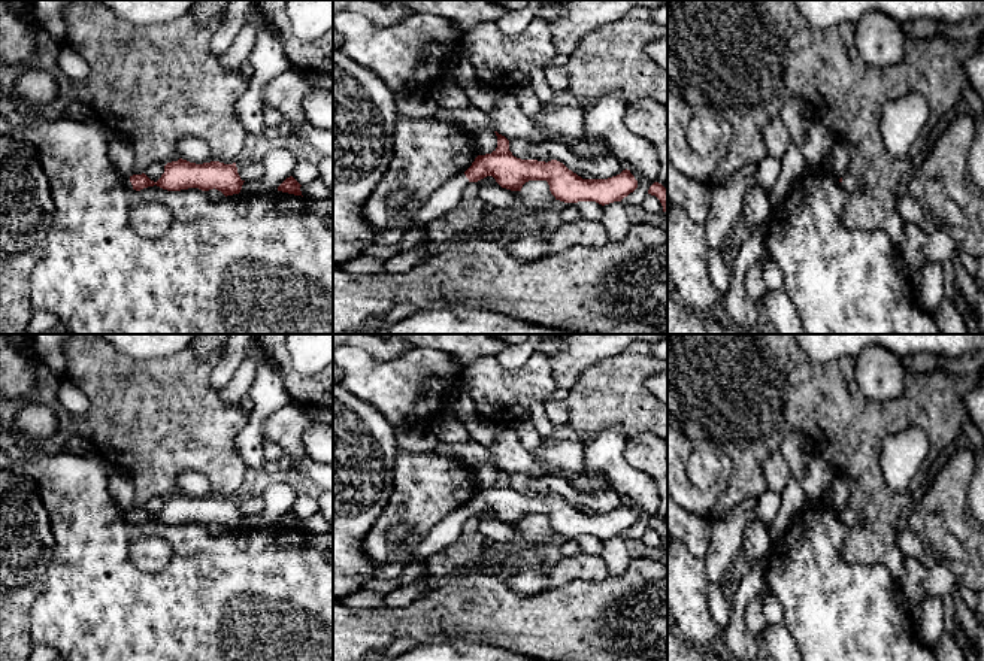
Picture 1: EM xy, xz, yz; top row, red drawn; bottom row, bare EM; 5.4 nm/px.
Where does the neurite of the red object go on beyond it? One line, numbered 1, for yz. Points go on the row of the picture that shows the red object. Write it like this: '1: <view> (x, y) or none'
1: yz (848, 182)

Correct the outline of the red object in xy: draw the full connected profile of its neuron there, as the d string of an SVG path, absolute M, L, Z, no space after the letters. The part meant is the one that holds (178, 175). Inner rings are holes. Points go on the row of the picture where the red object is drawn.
M179 158L178 161L164 166L164 173L157 182L151 181L145 173L133 175L130 178L121 176L121 182L127 188L136 191L154 185L167 191L181 191L188 188L209 191L215 188L227 197L239 194L245 181L240 179L236 163L224 164L219 161L211 161L196 164Z

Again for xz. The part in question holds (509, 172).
M494 131L497 148L491 154L478 155L464 172L442 184L409 219L405 230L381 230L375 234L375 245L397 245L405 231L418 225L427 227L435 219L445 216L455 209L463 189L469 182L478 182L493 176L506 189L521 191L529 181L547 181L555 200L564 203L596 201L602 206L621 201L638 188L638 181L630 170L608 179L582 179L563 163L551 160L521 160L509 151L509 140Z

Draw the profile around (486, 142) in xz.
M493 128L473 133L472 140L475 145L476 155L491 154L497 148L497 136Z

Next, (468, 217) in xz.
M469 182L455 209L426 227L427 240L435 243L461 242L463 234L476 233L484 225L487 204L478 194L478 184Z

